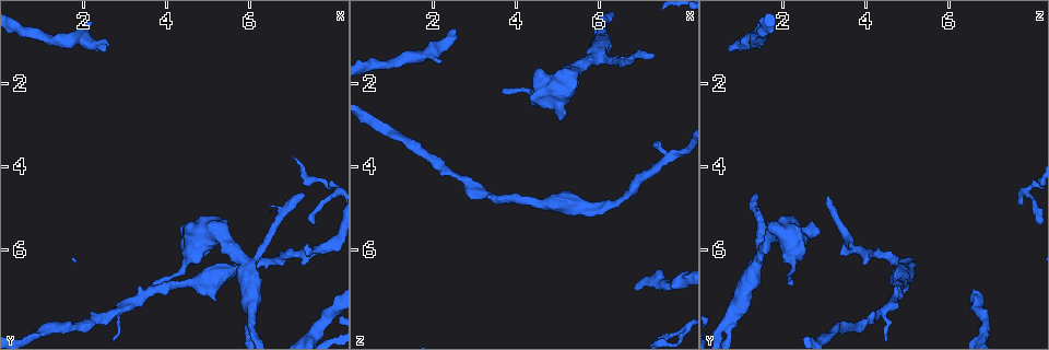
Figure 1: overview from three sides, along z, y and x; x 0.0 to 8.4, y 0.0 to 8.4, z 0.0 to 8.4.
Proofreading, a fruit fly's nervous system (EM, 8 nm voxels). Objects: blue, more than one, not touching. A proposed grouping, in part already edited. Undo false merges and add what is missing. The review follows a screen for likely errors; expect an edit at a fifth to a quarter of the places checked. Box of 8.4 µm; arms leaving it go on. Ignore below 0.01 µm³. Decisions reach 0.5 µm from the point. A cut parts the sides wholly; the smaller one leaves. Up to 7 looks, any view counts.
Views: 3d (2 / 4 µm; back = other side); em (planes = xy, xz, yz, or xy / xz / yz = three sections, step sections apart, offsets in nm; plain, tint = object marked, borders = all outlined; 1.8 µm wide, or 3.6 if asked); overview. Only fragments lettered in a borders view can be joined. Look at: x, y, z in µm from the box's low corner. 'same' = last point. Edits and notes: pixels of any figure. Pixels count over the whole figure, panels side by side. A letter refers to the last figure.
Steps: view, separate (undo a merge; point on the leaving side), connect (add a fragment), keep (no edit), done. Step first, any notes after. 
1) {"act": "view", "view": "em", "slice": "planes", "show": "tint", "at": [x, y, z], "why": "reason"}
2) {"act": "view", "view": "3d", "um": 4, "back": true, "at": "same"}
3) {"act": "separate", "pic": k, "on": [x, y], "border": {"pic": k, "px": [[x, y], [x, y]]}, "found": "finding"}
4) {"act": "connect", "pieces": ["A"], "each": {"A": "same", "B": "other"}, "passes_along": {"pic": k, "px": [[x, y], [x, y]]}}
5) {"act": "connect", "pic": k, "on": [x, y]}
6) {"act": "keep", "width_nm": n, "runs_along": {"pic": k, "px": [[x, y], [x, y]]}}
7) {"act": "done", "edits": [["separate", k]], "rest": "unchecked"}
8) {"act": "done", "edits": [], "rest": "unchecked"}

{"act": "view", "view": "em", "slice": "planes", "show": "plain", "at": [2.50, 7.50, 4.20], "why": "a narrow waist"}

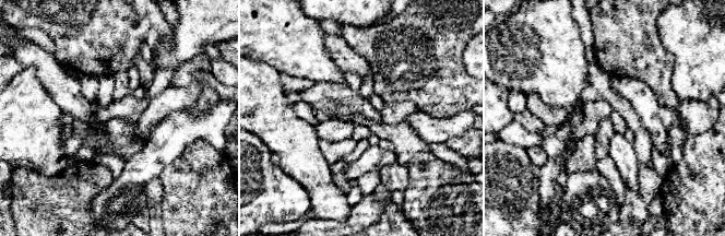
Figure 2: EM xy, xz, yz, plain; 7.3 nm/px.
{"act": "view", "view": "em", "slice": "planes", "show": "borders", "at": "same"}

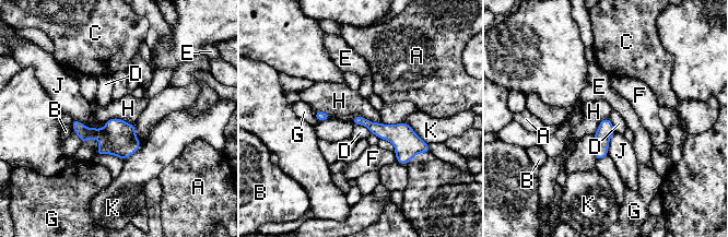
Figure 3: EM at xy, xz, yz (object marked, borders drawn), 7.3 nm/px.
{"act": "keep", "each": {"A": "other", "B": "other", "C": "other", "D": "other", "E": "other", "F": "other", "G": "other", "H": "other", "J": "other", "K": "other"}, "border": {"pic": 3, "px": [[351, 120], [363, 116], [382, 123]]}, "found": "one cell here"}

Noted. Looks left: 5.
{"act": "view", "view": "3d", "um": 2, "at": [7.35, 6.15, 3.35], "why": "branch stops here"}

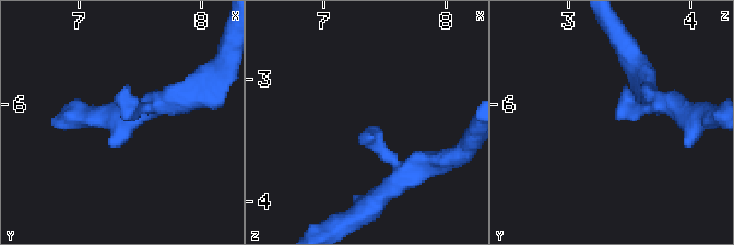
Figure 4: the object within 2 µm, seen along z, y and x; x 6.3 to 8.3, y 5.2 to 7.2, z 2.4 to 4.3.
{"act": "view", "view": "em", "slice": "xz", "step": 8, "show": "borders", "at": [7.36, 6.10, 3.38]}

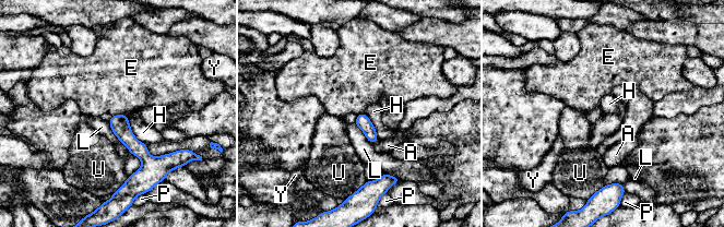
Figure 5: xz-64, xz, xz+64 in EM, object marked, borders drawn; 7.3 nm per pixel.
{"act": "view", "view": "em", "slice": "planes", "show": "borders", "at": "same"}

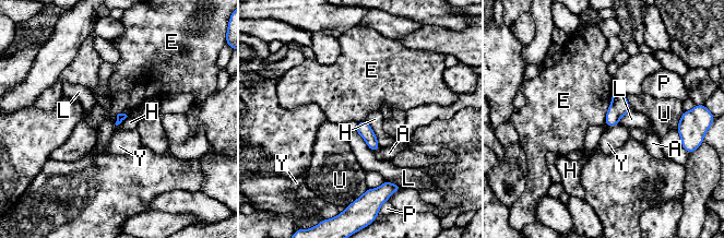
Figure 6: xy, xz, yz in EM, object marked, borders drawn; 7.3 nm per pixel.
{"act": "keep", "each": {"A": "other", "E": "other", "H": "other", "L": "other", "P": "other", "U": "other", "Y": "other"}, "border": {"pic": 6, "px": [[614, 87], [604, 123]]}, "found": "none of them fits"}

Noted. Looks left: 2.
{"act": "view", "view": "3d", "um": 2, "at": [7.30, 4.75, 1.35], "why": "branch stops here"}

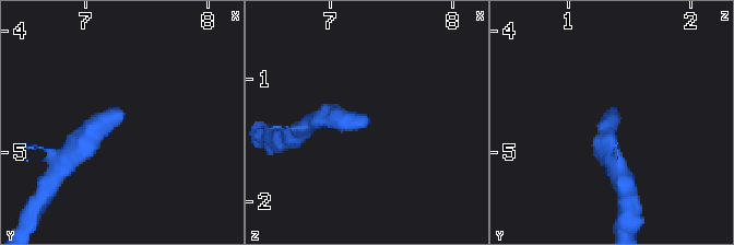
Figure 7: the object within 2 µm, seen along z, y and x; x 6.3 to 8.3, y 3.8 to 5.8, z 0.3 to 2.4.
{"act": "view", "view": "em", "slice": "planes", "show": "borders", "at": [7.30, 4.68, 1.36], "why": "need the tissue"}

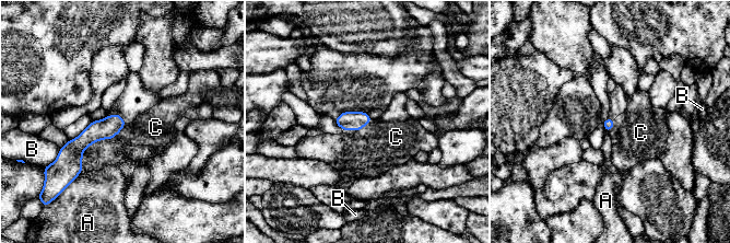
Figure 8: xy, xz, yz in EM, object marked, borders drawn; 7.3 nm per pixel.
{"act": "keep", "each": {"A": "other", "B": "other", "C": "other"}, "found": "none of them fits"}

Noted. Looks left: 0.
{"act": "done", "edits": [], "rest": "unchecked"}

